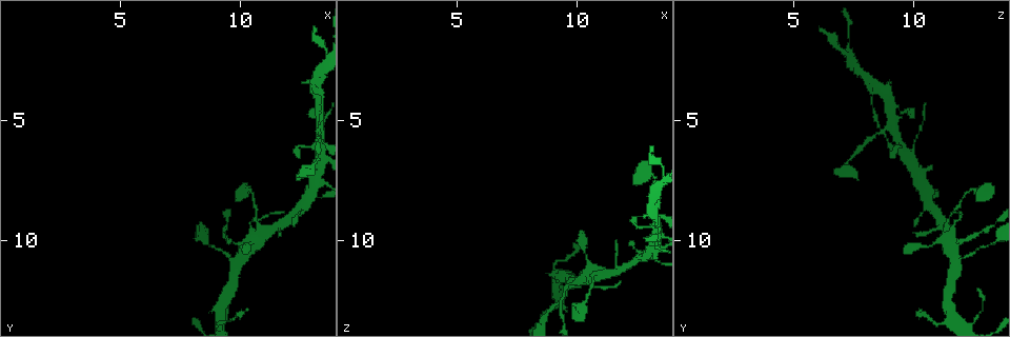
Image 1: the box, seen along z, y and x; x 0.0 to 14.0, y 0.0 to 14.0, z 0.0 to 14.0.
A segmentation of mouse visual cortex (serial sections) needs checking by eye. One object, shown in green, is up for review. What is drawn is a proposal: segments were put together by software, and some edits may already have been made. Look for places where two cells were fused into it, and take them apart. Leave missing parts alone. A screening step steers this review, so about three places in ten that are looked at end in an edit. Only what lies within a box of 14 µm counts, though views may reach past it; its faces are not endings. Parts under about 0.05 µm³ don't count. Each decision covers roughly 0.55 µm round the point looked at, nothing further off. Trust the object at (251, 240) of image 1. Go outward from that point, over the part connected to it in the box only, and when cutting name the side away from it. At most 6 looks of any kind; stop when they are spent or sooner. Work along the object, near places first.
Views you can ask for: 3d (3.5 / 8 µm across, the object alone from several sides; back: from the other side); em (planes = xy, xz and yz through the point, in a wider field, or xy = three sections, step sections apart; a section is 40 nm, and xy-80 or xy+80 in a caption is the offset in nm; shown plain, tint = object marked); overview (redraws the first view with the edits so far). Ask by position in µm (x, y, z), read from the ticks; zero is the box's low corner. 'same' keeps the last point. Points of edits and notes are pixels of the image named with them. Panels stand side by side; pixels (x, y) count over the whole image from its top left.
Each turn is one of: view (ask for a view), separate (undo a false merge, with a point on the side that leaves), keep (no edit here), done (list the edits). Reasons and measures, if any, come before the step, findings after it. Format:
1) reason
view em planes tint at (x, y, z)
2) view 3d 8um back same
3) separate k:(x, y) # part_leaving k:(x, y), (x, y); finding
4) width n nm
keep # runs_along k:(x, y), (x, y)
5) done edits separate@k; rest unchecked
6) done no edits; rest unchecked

sudden change in width
view 3d 8um at (9.5, 10.0, 12.0)

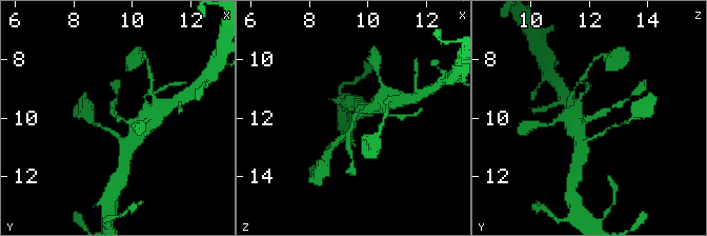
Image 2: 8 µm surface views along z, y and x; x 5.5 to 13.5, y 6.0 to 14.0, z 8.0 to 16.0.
view 3d 3.5um at (9.6, 10.0, 11.9)

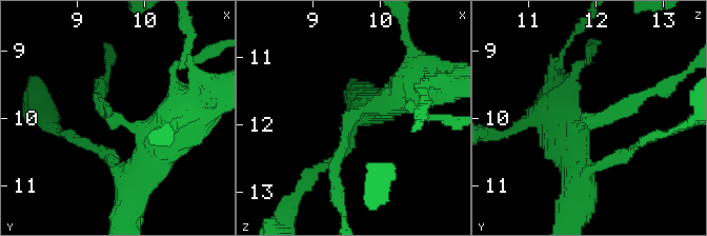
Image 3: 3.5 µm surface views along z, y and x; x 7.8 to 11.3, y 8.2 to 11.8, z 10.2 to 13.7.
arm_widths 200, 500 nm; shape alone is not enough
view em xy step 3 tint at (9.60, 10.00, 11.90)

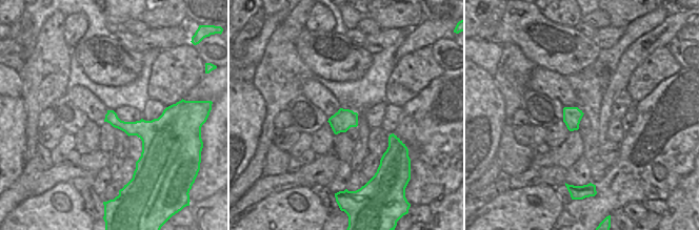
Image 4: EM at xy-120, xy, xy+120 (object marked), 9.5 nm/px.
keep # runs_along 3:(412, 85), (351, 118), (332, 177); one cell here

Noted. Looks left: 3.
two arms in line, one across
view 3d 3.5um at (12.9, 8.2, 10.5)

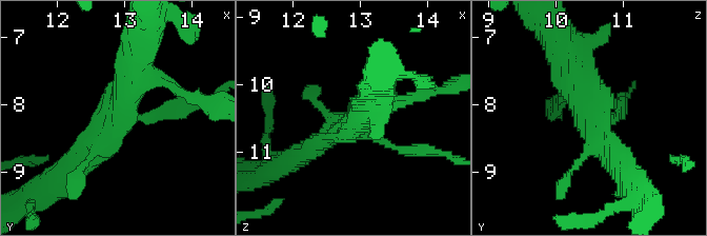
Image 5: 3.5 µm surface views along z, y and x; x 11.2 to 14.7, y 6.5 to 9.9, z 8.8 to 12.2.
view em xy step 3 tint at (12.90, 8.25, 10.55)

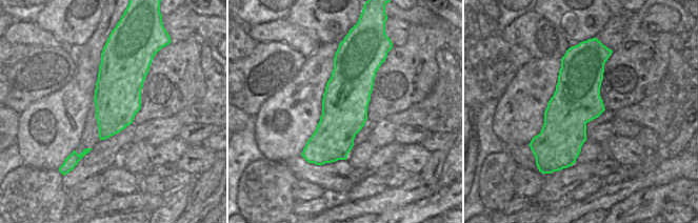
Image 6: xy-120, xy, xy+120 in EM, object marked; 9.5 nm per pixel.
width 440 nm
keep # runs_along 5:(72, 165), (110, 133), (133, 58); continuous, no second cell

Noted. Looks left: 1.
done no edits; rest unchecked

